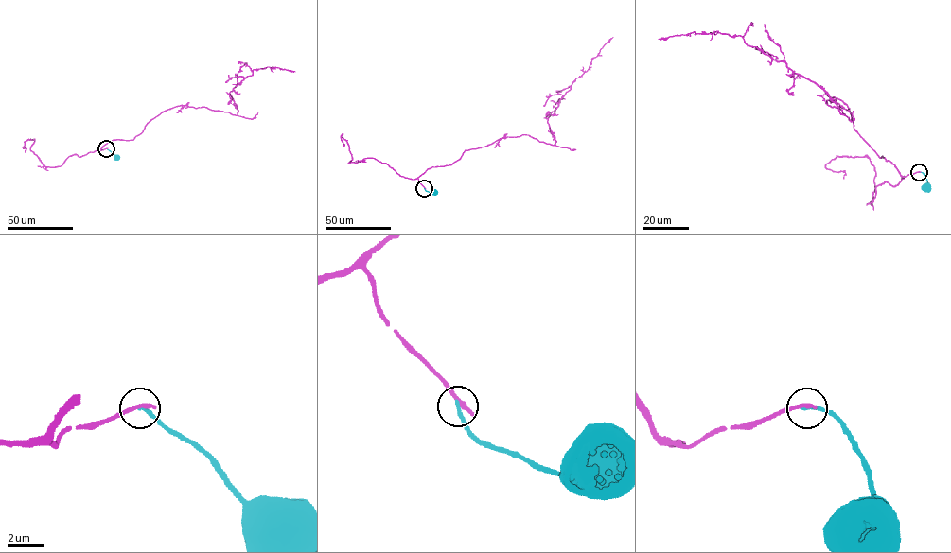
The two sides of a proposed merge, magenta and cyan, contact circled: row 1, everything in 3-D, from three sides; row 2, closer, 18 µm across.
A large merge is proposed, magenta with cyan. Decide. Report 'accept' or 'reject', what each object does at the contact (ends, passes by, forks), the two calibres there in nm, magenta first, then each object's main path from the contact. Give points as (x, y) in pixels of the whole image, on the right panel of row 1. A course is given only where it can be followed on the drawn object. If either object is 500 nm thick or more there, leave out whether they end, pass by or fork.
reject; magenta ends there; cyan ends there; 280 nm thick on the magenta side, 220 nm on the other; magenta runs (919, 172), (902, 176), (854, 129), (842, 100), (827, 103), (844, 114), (821, 88), (741, 36), (658, 39); cyan runs (919, 172), (924, 175), (926, 186)

